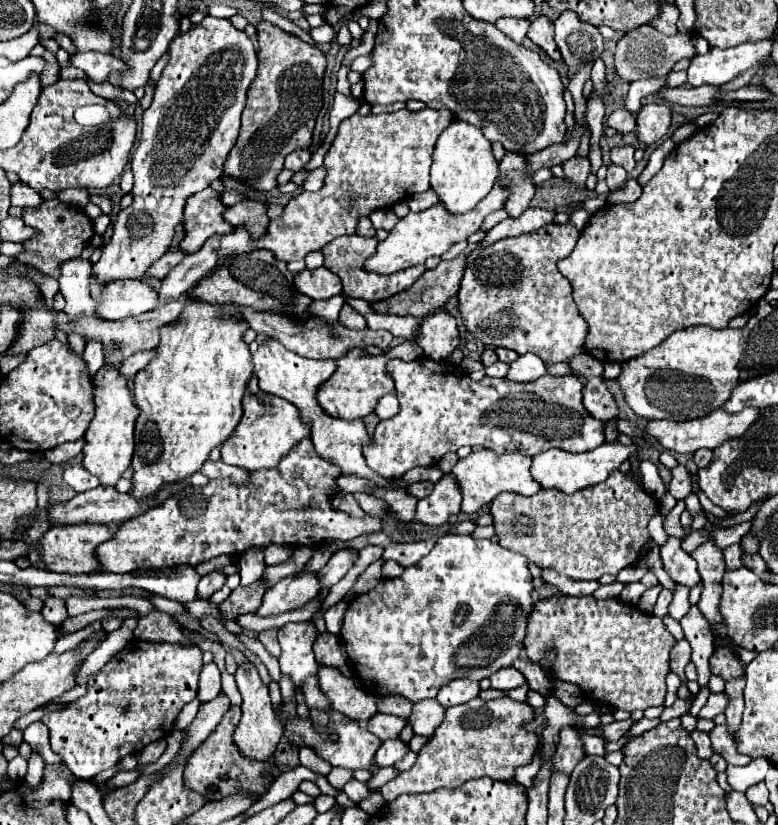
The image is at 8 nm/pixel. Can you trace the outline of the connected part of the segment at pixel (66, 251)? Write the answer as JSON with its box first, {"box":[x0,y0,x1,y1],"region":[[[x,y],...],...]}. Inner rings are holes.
{"box":[18,200,94,278],"region":[[[46,200],[38,208],[26,208],[22,220],[30,224],[32,228],[38,230],[38,236],[32,240],[24,242],[24,252],[18,256],[20,262],[32,264],[40,272],[58,278],[58,264],[68,258],[80,256],[82,248],[92,240],[94,230],[92,230],[92,220],[84,214],[82,208],[62,204],[58,200]]]}

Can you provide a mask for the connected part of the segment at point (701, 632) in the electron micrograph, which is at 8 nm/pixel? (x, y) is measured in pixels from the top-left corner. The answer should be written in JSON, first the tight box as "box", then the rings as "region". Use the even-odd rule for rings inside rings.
{"box":[680,606,714,684],"region":[[[690,606],[688,614],[680,620],[686,640],[692,646],[692,660],[698,670],[698,684],[708,684],[710,678],[710,652],[714,652],[714,634],[710,632],[710,624],[702,620],[702,612],[696,606]]]}

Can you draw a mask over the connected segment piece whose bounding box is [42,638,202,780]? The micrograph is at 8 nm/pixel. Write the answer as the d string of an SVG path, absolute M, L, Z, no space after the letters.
M132 640L120 650L94 678L88 680L88 694L64 706L62 712L54 712L42 718L50 730L52 750L66 760L66 766L78 778L94 778L98 772L108 770L128 754L140 752L154 740L166 738L180 710L196 698L198 674L202 670L202 650L198 646L182 646L172 642L146 642Z

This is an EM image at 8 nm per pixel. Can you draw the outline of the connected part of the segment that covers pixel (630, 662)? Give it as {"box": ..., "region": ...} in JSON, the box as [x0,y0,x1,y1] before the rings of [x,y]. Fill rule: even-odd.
{"box":[524,596,676,712],"region":[[[554,596],[540,600],[530,614],[524,638],[524,648],[532,662],[542,660],[546,648],[554,648],[558,652],[558,658],[554,662],[554,674],[558,680],[578,684],[586,696],[628,712],[662,706],[666,694],[666,676],[670,674],[670,652],[674,646],[676,640],[664,628],[662,618],[644,614],[634,604],[626,604],[618,598],[594,600],[592,596]]]}

